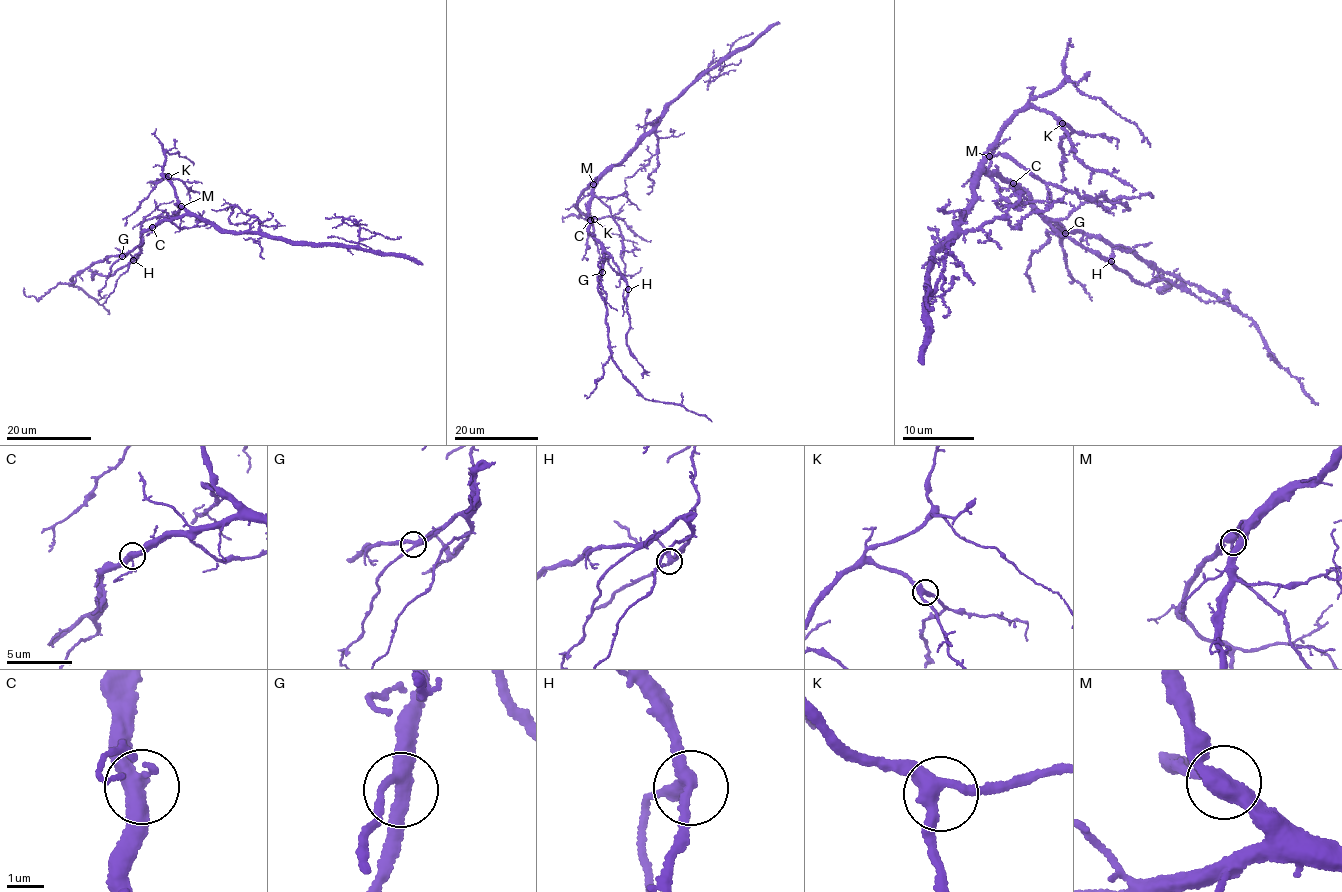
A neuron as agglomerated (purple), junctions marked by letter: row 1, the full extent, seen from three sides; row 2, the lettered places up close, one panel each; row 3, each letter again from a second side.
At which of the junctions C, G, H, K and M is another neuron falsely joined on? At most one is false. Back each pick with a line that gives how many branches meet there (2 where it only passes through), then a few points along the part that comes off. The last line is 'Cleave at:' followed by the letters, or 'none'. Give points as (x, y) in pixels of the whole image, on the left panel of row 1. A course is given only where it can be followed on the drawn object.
Cleave at: none

